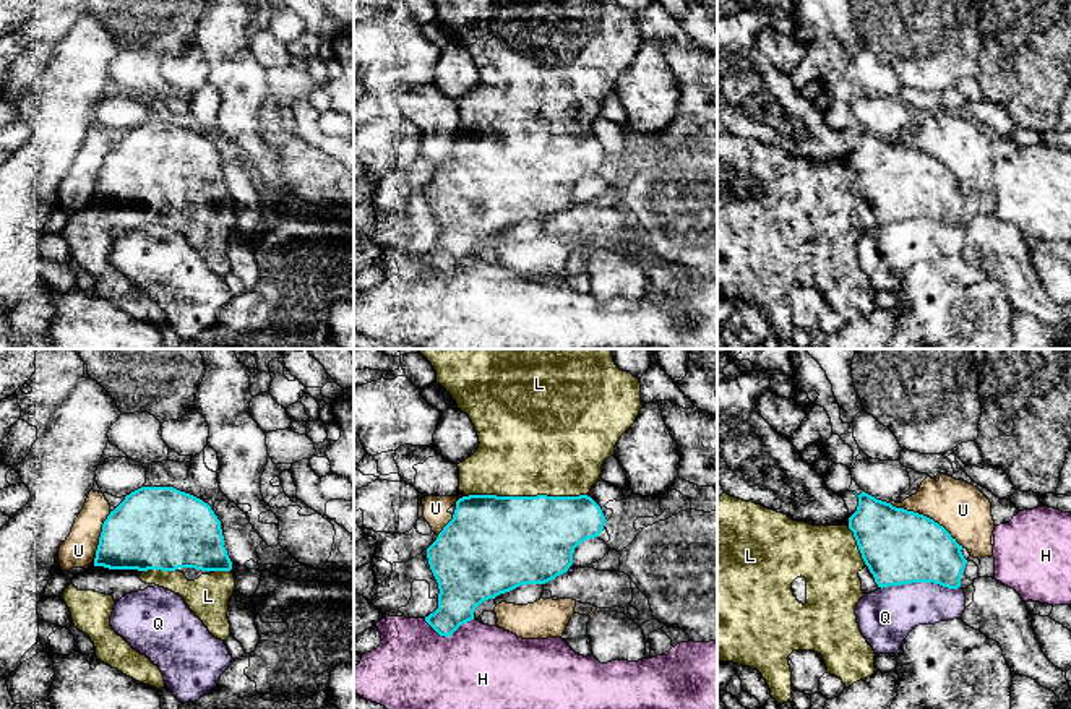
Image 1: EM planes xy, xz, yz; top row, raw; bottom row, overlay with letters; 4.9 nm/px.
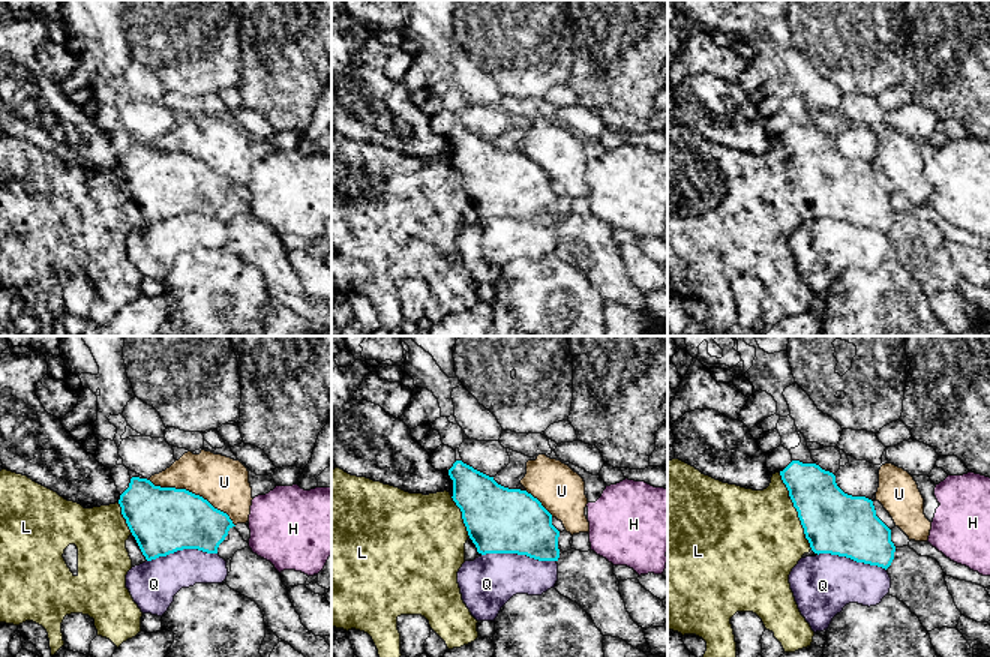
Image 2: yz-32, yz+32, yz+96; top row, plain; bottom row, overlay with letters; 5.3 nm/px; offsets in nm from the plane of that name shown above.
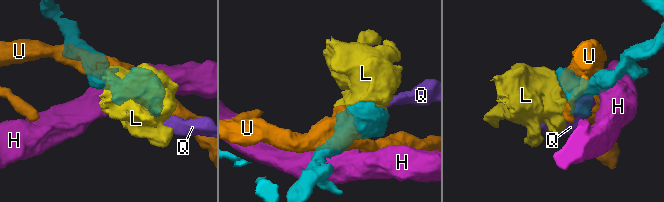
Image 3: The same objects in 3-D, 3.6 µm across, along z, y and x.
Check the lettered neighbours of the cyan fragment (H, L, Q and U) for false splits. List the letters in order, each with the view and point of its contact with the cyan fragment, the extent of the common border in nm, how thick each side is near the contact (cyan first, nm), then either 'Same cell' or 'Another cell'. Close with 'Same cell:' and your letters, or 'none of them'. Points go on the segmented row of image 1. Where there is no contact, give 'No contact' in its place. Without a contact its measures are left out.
H: Touches cyan at xz (448, 635). Shared border 240 nm. Thickness 240 nm (cyan) against 420 nm. Another cell
L: Touches cyan at xz (526, 497). Shared border 600 nm. Thickness 460 nm (cyan) against 480 nm. Same cell
Q: Touches cyan at yz (920, 581). Shared border 400 nm. Thickness 360 nm (cyan) against 280 nm. Another cell
U: Touches cyan at yz (925, 516). Shared border 420 nm. Thickness 360 nm (cyan) against 260 nm. Another cell
Same cell: L

